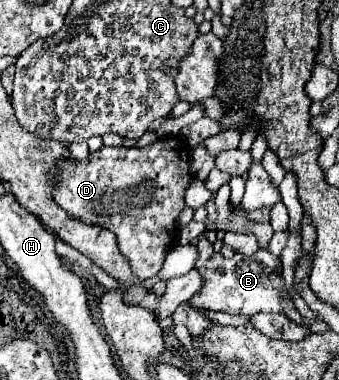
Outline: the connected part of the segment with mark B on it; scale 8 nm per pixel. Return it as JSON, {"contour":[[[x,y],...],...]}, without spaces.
{"contour":[[[206,239],[198,242],[198,261],[196,269],[204,277],[204,287],[196,293],[190,303],[196,307],[204,307],[210,311],[224,311],[230,315],[254,315],[254,313],[282,313],[284,303],[292,303],[294,295],[298,295],[296,287],[292,291],[286,287],[282,277],[282,259],[280,255],[272,255],[270,251],[256,251],[254,255],[236,253],[234,257],[226,259],[218,255],[213,245]]]}

